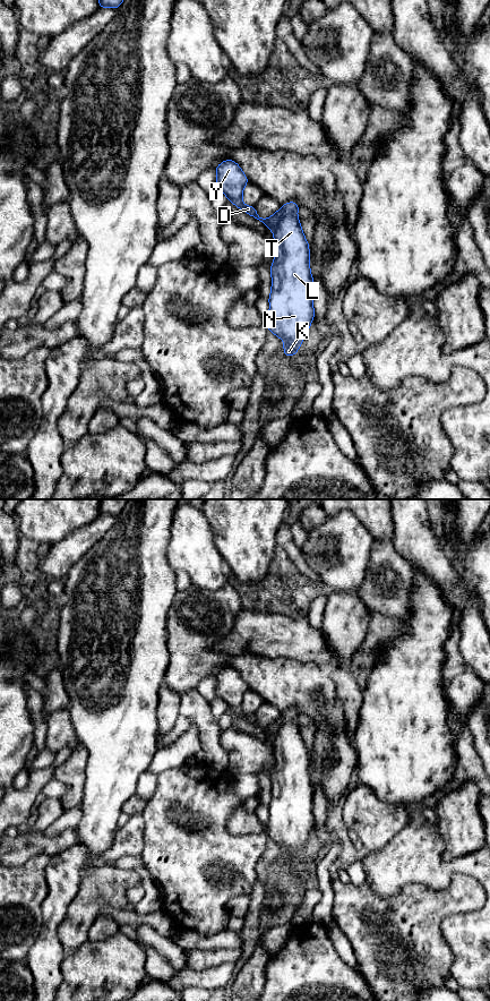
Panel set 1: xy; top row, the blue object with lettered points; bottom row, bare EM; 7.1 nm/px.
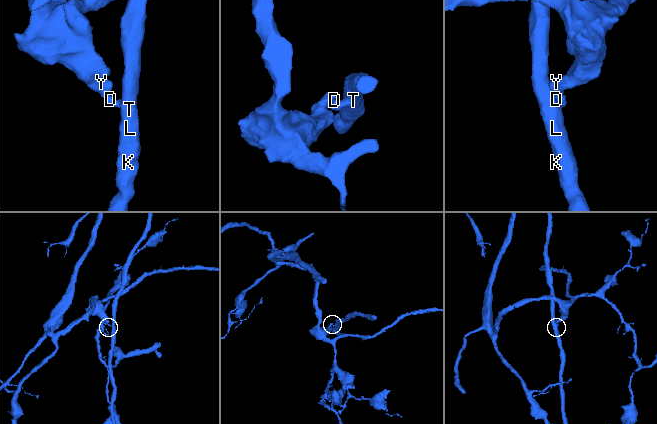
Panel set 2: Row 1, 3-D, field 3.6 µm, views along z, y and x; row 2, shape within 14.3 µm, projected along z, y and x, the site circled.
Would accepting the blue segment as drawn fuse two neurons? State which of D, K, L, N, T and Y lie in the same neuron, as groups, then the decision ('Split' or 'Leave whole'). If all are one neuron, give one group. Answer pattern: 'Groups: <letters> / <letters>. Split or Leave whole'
Groups: D Y / K L N T. Split

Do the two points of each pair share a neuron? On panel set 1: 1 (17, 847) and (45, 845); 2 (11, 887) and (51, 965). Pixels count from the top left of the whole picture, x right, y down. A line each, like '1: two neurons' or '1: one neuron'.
1: one neuron
2: two neurons

